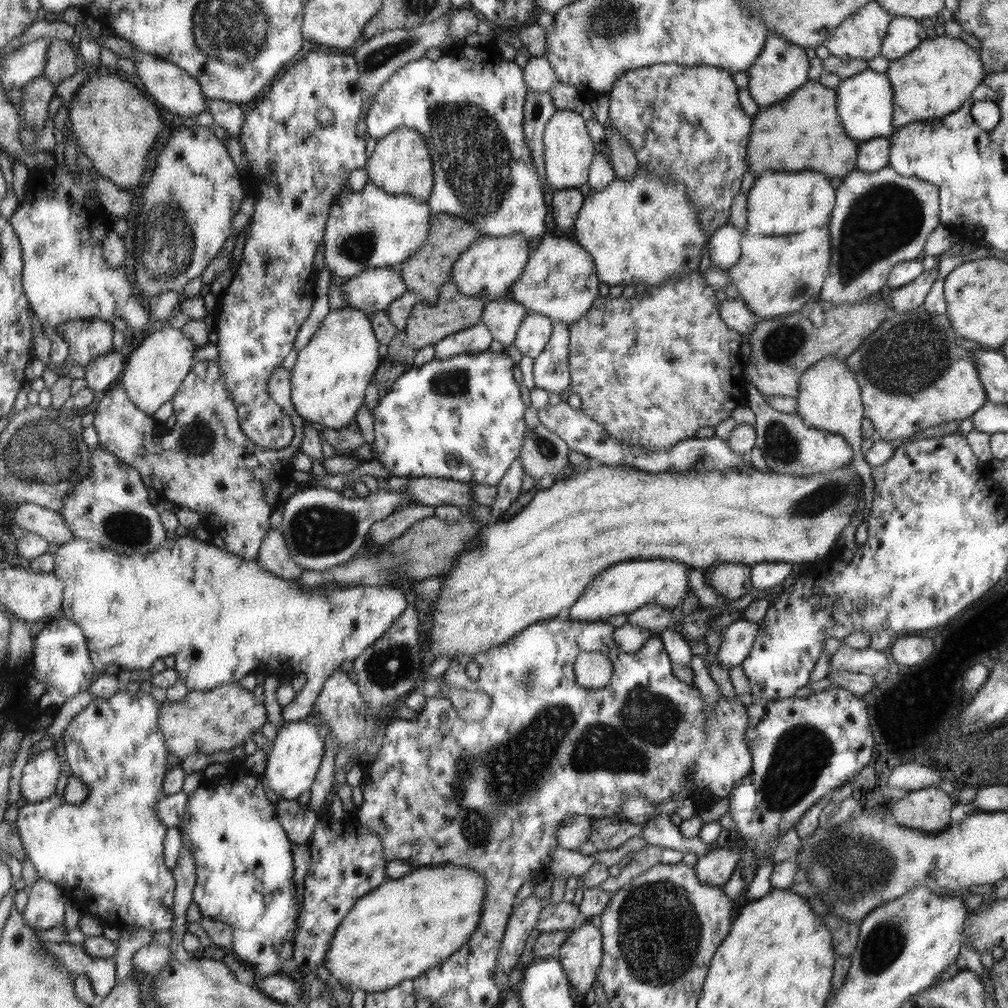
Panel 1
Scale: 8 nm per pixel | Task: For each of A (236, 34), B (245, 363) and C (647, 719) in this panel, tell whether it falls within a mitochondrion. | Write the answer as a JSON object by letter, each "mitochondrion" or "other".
{"A":"mitochondrion","B":"other","C":"mitochondrion"}

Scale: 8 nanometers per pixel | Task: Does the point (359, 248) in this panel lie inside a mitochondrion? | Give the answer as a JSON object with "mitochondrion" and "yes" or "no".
{"mitochondrion":"yes"}

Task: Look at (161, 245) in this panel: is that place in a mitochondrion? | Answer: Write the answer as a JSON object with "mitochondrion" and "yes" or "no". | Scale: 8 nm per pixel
{"mitochondrion":"yes"}

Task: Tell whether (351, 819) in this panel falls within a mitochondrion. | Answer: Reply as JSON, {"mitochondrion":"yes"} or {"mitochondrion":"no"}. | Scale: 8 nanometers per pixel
{"mitochondrion":"no"}

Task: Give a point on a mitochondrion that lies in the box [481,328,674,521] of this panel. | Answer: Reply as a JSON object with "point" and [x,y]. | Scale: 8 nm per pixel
{"point":[547,448]}

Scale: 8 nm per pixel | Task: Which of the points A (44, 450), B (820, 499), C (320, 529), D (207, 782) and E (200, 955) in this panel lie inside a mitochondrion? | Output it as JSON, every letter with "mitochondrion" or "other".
{"A":"mitochondrion","B":"mitochondrion","C":"mitochondrion","D":"other","E":"other"}

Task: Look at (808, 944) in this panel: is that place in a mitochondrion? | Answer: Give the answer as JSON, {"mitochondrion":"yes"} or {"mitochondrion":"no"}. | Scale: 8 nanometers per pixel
{"mitochondrion":"no"}

